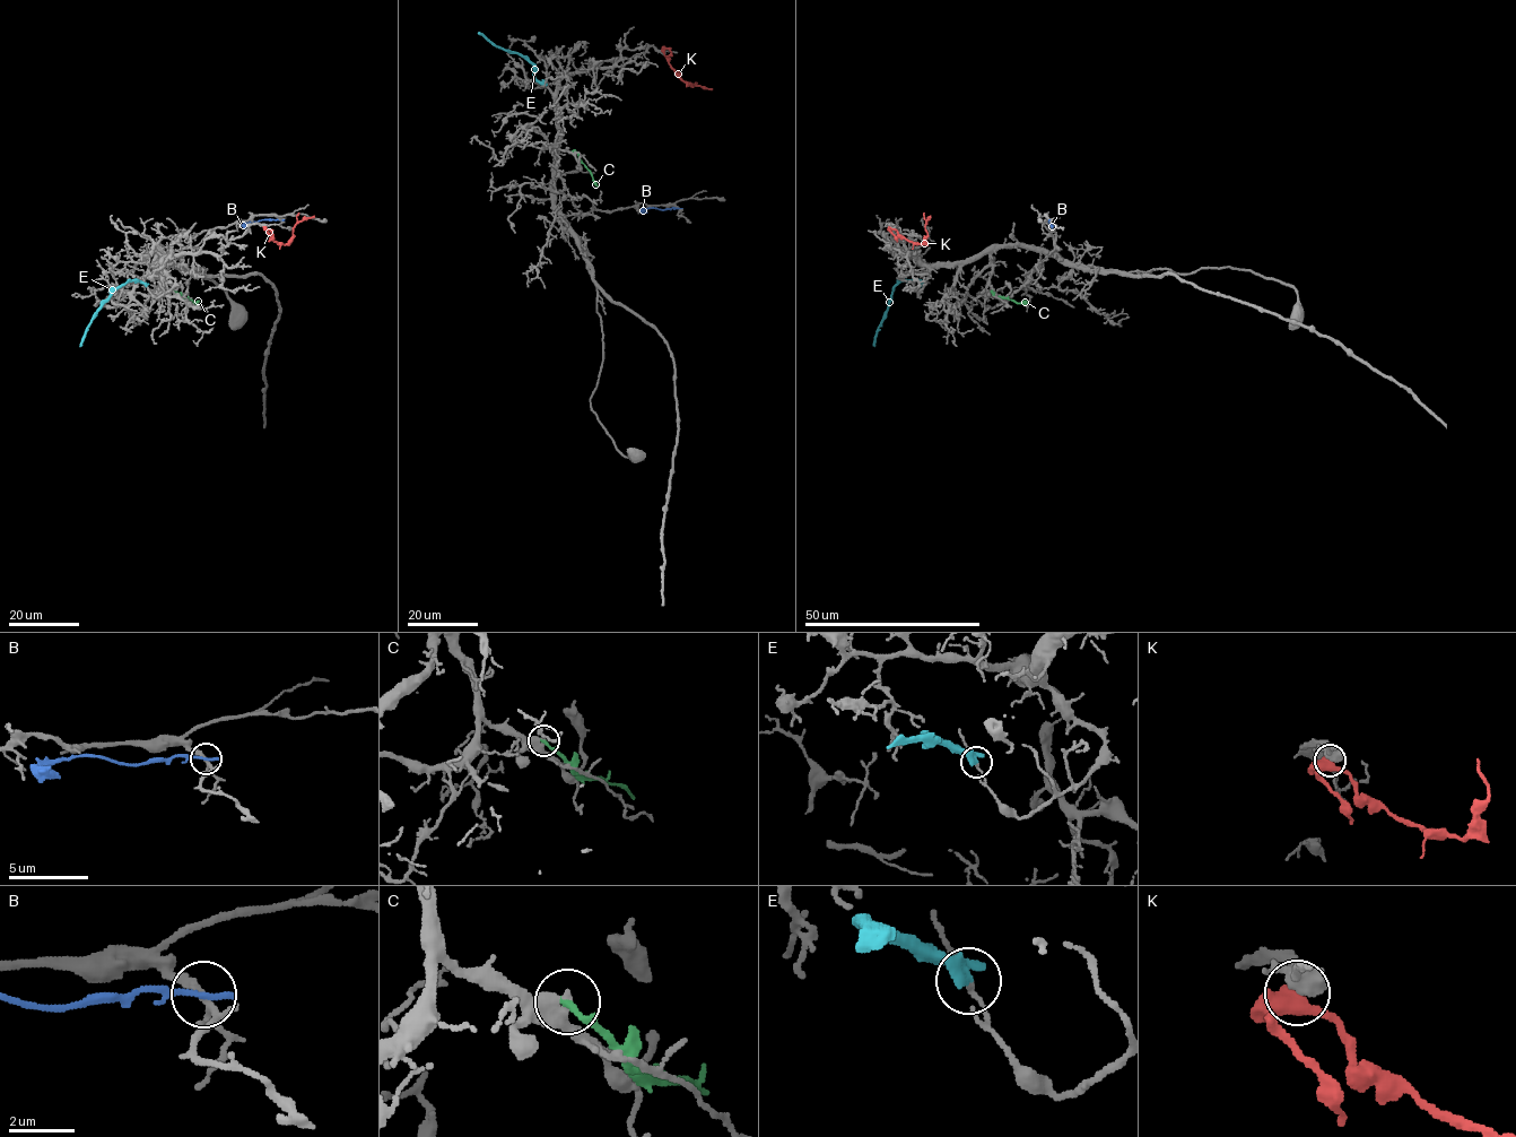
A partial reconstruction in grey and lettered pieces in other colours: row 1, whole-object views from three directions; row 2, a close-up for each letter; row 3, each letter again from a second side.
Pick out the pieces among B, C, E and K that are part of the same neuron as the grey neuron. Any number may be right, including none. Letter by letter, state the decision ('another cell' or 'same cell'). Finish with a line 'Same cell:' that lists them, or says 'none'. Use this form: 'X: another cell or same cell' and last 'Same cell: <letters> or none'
B: another cell
C: another cell
E: another cell
K: another cell
Same cell: none

